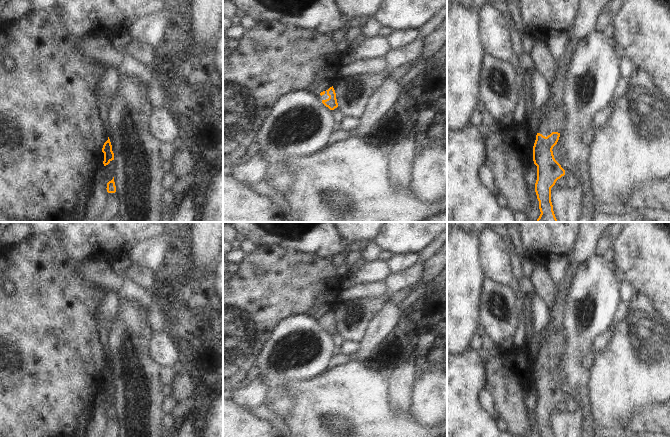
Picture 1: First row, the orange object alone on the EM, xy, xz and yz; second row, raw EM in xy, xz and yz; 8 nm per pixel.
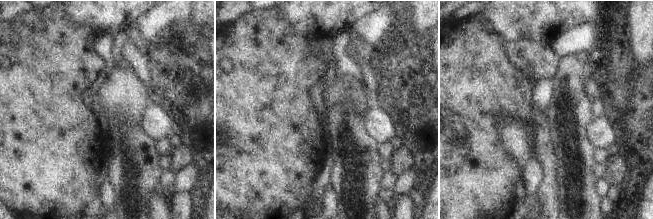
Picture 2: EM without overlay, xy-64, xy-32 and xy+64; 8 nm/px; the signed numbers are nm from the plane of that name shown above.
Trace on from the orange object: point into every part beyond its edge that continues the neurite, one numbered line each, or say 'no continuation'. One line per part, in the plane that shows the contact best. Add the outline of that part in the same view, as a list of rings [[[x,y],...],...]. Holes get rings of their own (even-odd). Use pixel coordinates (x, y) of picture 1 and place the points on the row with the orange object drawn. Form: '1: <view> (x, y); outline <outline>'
no continuation

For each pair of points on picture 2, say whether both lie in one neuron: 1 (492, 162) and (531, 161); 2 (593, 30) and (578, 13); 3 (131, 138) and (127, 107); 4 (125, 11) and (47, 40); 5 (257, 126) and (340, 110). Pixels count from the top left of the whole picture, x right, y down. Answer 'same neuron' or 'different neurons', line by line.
1: different neurons
2: different neurons
3: different neurons
4: different neurons
5: different neurons

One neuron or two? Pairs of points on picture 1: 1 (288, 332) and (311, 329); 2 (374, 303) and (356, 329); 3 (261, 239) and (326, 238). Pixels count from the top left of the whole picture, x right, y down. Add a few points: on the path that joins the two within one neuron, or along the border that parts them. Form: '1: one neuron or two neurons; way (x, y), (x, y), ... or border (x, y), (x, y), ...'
1: one neuron; way (294, 332), (305, 332)
2: one neuron; way (368, 309), (361, 323)
3: one neuron; way (277, 239), (294, 240), (310, 238)

